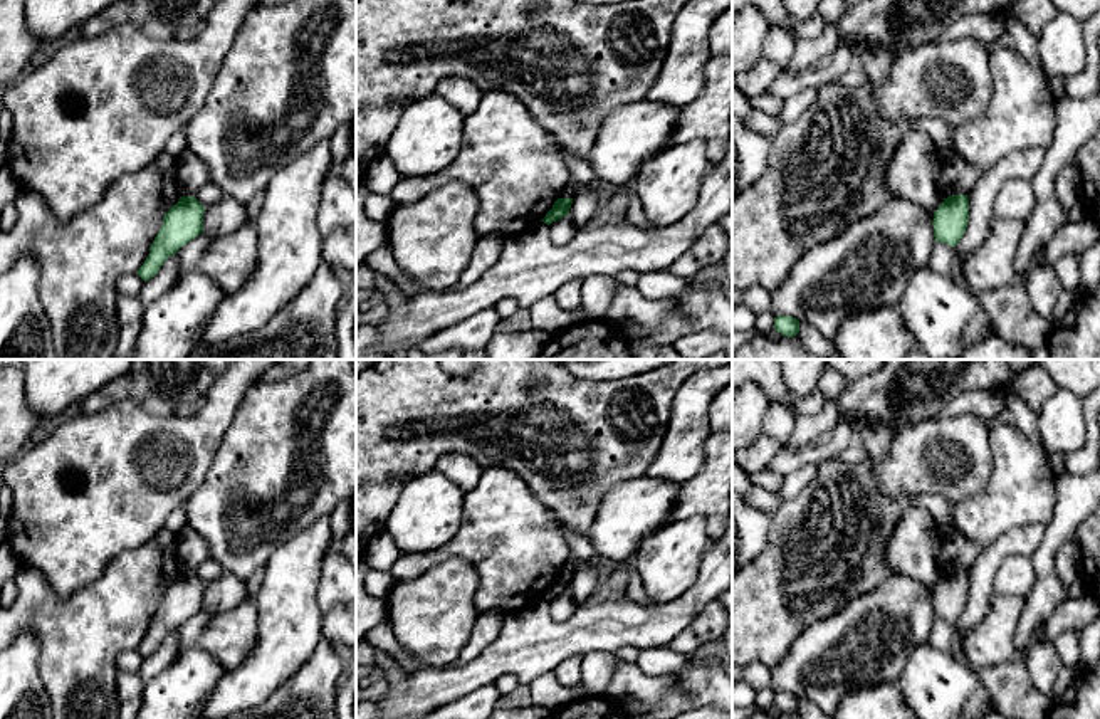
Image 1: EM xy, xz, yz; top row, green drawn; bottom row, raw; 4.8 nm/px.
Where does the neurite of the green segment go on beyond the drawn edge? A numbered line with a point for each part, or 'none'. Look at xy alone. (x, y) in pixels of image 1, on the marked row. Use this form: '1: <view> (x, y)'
none

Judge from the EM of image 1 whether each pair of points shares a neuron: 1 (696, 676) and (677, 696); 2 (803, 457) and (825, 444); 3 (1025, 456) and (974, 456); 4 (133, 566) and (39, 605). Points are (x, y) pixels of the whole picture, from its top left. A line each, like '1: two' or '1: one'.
1: one
2: one
3: two
4: one

